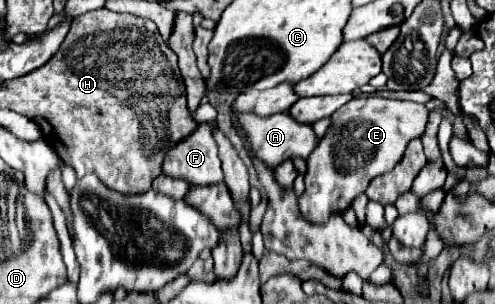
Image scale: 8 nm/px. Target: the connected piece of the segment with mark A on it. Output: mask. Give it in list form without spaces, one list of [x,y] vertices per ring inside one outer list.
[[[243,113],[239,115],[239,125],[245,133],[245,141],[253,153],[255,159],[259,159],[267,169],[275,169],[279,163],[293,159],[293,157],[307,157],[307,153],[311,153],[317,145],[317,137],[311,129],[311,125],[303,125],[297,123],[289,117],[289,113],[277,113],[271,117],[257,117],[253,113]]]

